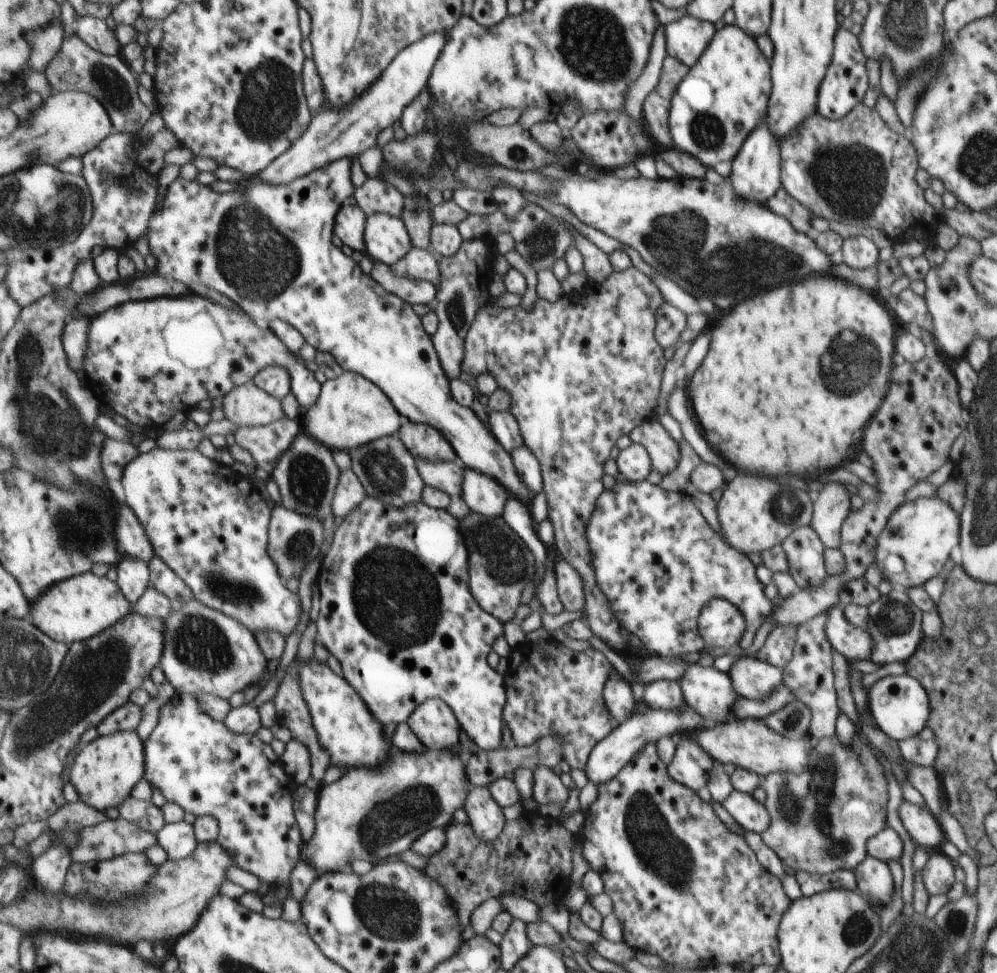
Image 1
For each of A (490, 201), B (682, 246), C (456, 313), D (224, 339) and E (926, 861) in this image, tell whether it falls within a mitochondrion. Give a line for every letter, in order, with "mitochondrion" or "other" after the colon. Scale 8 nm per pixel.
A: other
B: mitochondrion
C: mitochondrion
D: other
E: other

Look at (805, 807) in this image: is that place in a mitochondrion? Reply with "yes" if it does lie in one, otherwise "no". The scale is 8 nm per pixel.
yes

